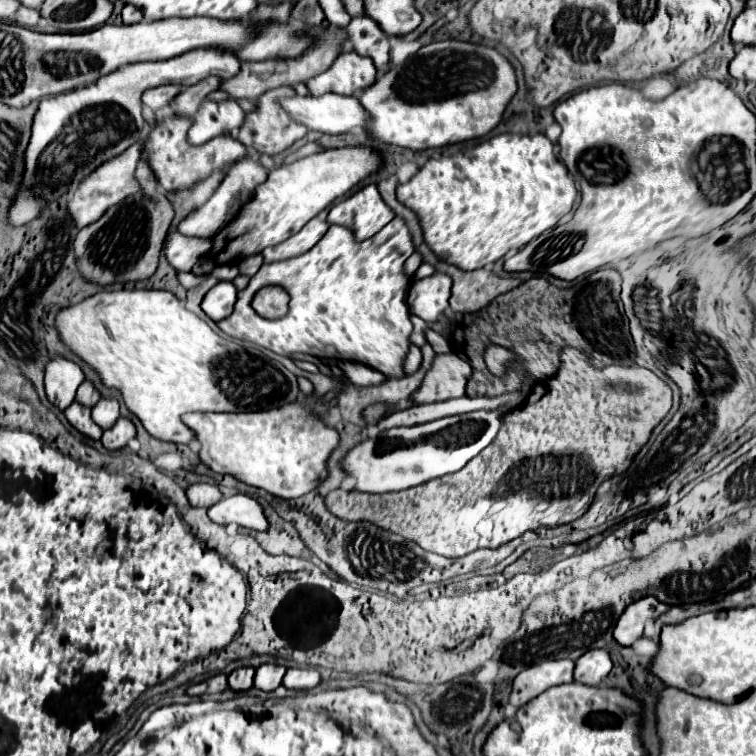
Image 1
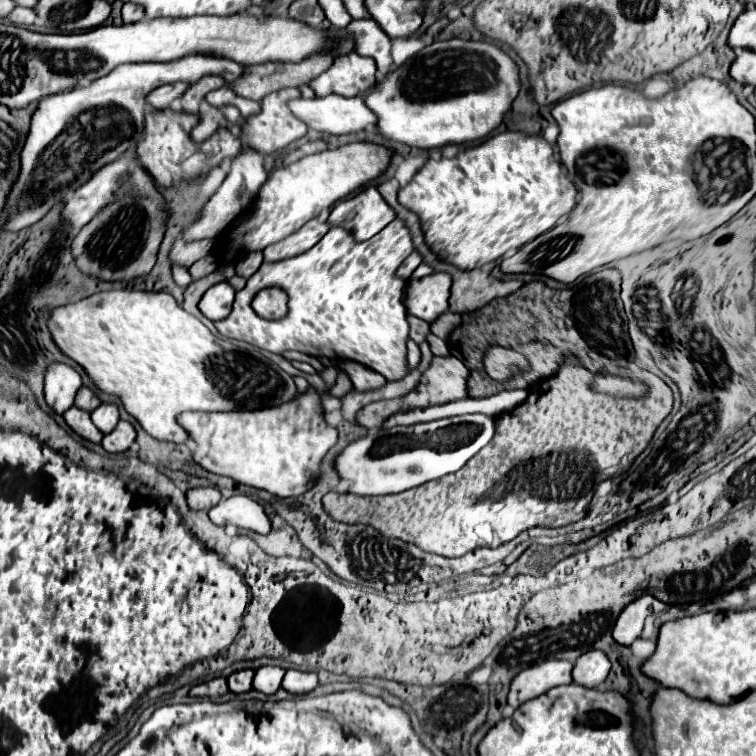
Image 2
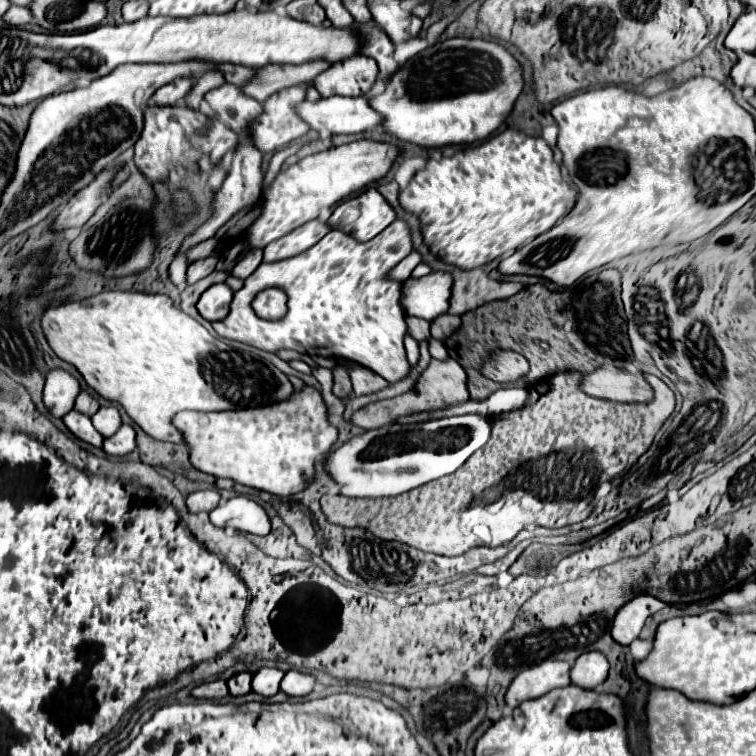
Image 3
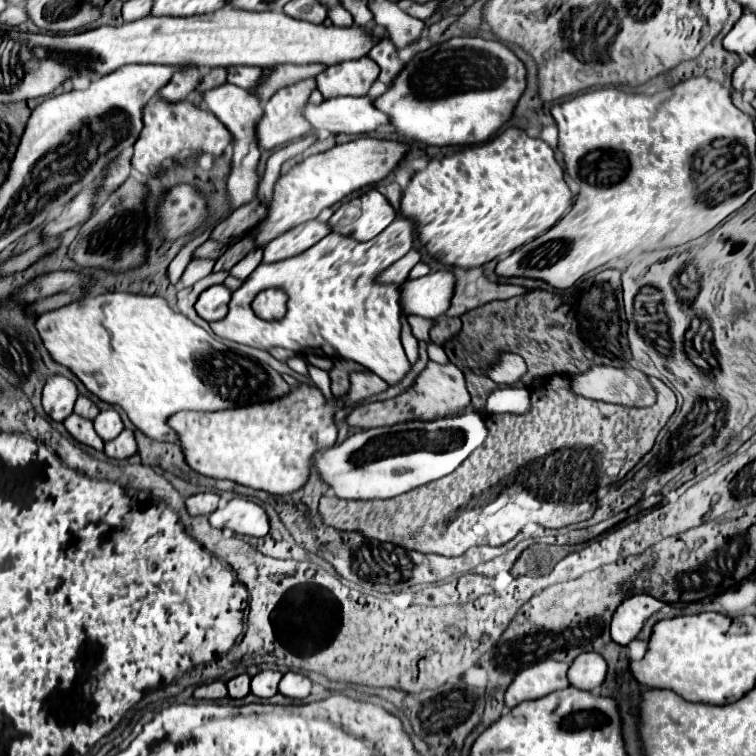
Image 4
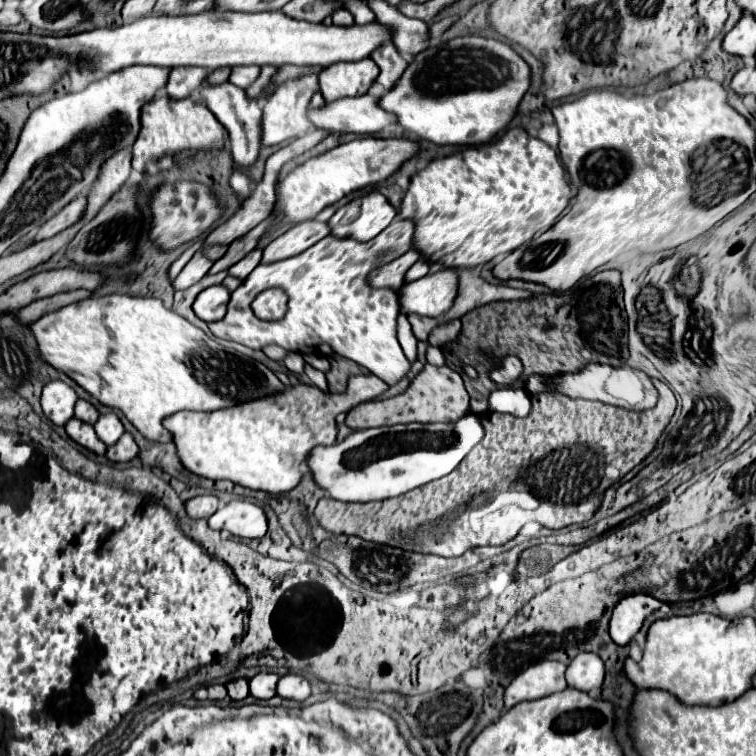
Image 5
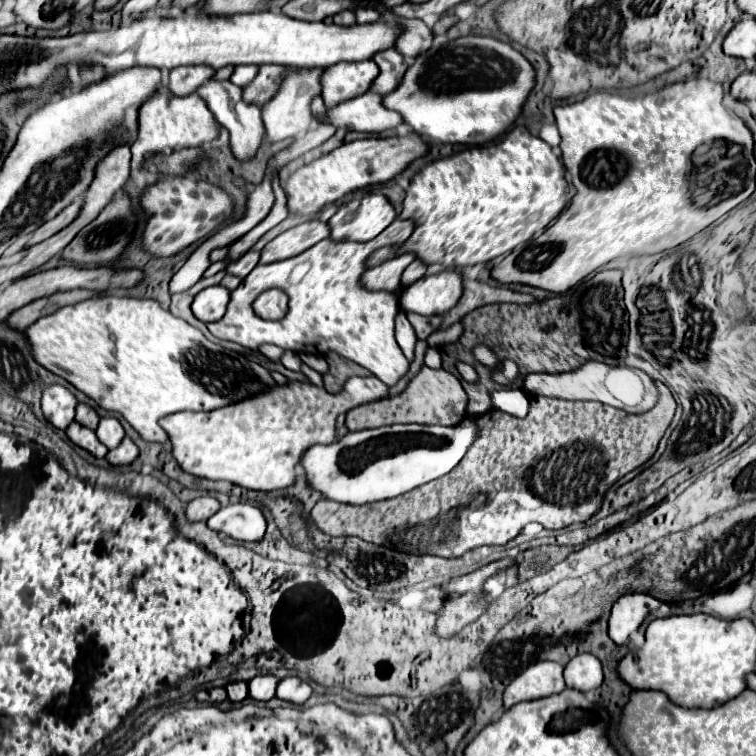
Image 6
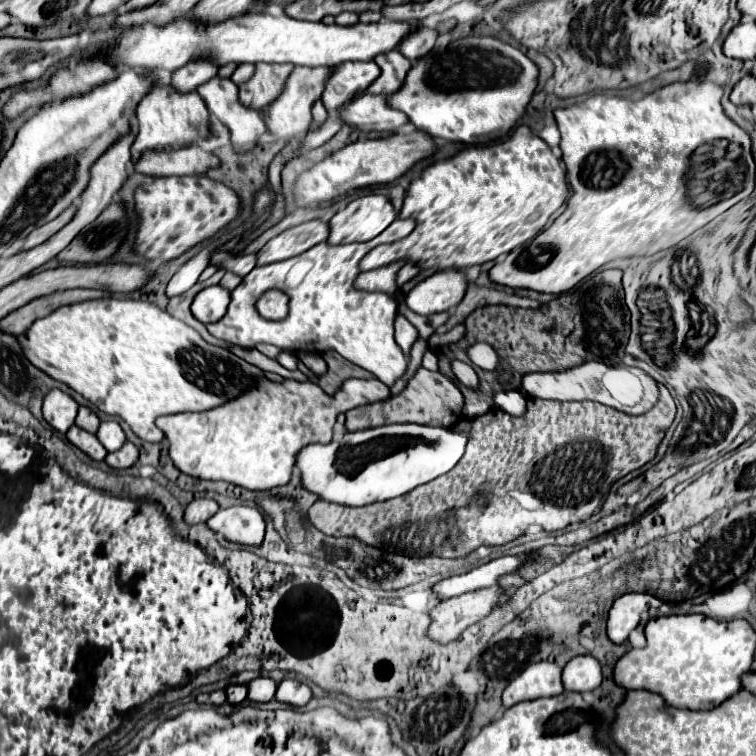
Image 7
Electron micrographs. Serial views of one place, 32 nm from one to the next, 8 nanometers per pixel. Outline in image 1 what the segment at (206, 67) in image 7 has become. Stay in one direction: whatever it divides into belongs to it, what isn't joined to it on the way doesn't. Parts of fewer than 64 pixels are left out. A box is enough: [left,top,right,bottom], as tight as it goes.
[142,84,182,112]

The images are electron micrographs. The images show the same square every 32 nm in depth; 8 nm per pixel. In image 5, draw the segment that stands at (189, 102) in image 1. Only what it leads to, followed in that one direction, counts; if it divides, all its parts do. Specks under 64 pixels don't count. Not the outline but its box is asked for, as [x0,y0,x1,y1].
[208,66,232,84]

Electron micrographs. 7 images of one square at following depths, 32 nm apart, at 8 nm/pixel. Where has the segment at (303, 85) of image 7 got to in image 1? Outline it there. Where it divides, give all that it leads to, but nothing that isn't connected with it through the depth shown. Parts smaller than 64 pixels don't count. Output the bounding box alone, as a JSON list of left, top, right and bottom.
[238,86,306,156]

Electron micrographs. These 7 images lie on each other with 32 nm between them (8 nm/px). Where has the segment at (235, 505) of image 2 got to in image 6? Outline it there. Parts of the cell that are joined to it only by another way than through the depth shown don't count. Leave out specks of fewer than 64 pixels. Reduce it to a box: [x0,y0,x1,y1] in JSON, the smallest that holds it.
[208,502,266,542]

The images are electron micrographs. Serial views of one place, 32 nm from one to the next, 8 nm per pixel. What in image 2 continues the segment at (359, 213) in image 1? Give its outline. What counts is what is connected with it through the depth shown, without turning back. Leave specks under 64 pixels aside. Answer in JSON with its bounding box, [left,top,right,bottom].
[328,186,394,242]

